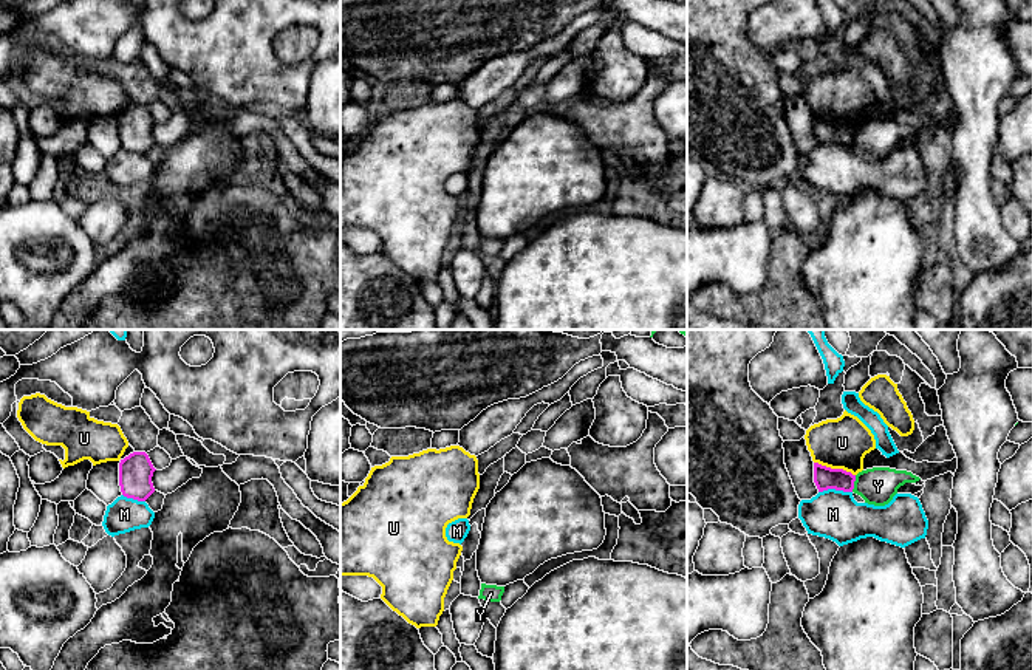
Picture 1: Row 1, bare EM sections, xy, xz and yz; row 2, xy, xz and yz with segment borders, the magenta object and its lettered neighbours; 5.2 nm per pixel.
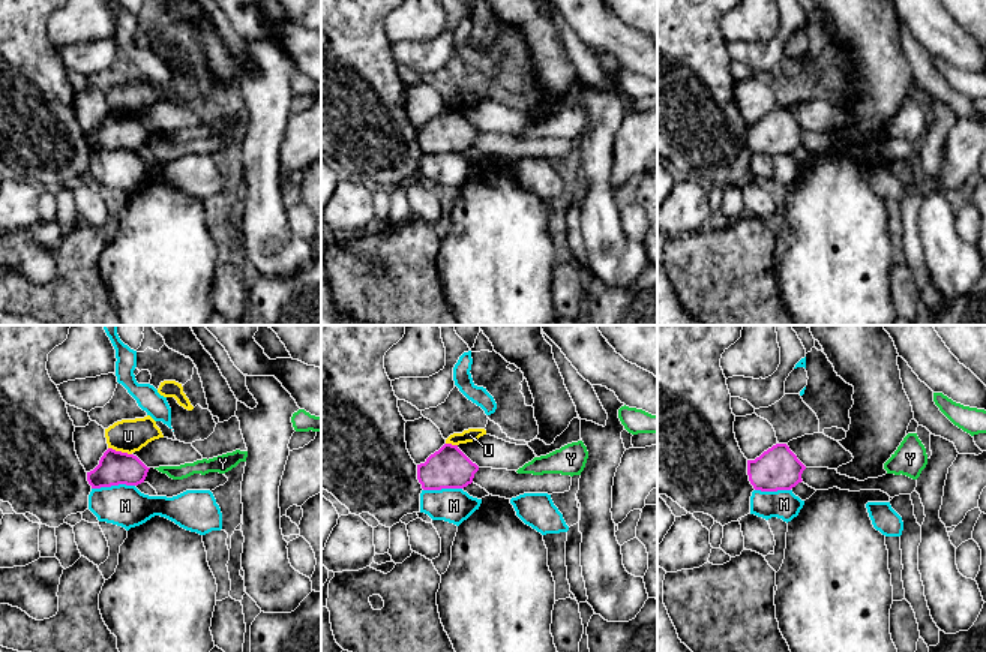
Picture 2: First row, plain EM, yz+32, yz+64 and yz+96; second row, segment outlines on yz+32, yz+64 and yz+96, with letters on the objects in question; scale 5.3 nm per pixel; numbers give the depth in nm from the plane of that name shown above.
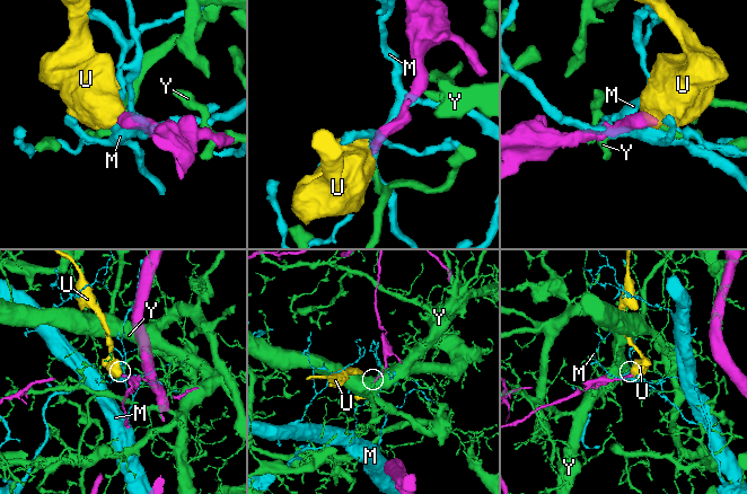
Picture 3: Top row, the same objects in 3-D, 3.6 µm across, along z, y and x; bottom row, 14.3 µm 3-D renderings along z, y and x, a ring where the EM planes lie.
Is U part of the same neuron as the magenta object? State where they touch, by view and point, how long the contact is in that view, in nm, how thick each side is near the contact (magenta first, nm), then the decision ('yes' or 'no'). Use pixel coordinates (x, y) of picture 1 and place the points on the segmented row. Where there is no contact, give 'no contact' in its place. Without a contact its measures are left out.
yz (834, 469) | 220 nm | 120/260 nm | no

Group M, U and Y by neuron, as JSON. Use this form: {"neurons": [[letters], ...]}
{"neurons": [["M"], ["U"], ["Y"]]}

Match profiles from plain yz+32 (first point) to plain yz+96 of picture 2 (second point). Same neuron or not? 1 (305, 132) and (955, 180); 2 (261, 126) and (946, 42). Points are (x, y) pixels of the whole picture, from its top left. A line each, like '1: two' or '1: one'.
1: one
2: two

